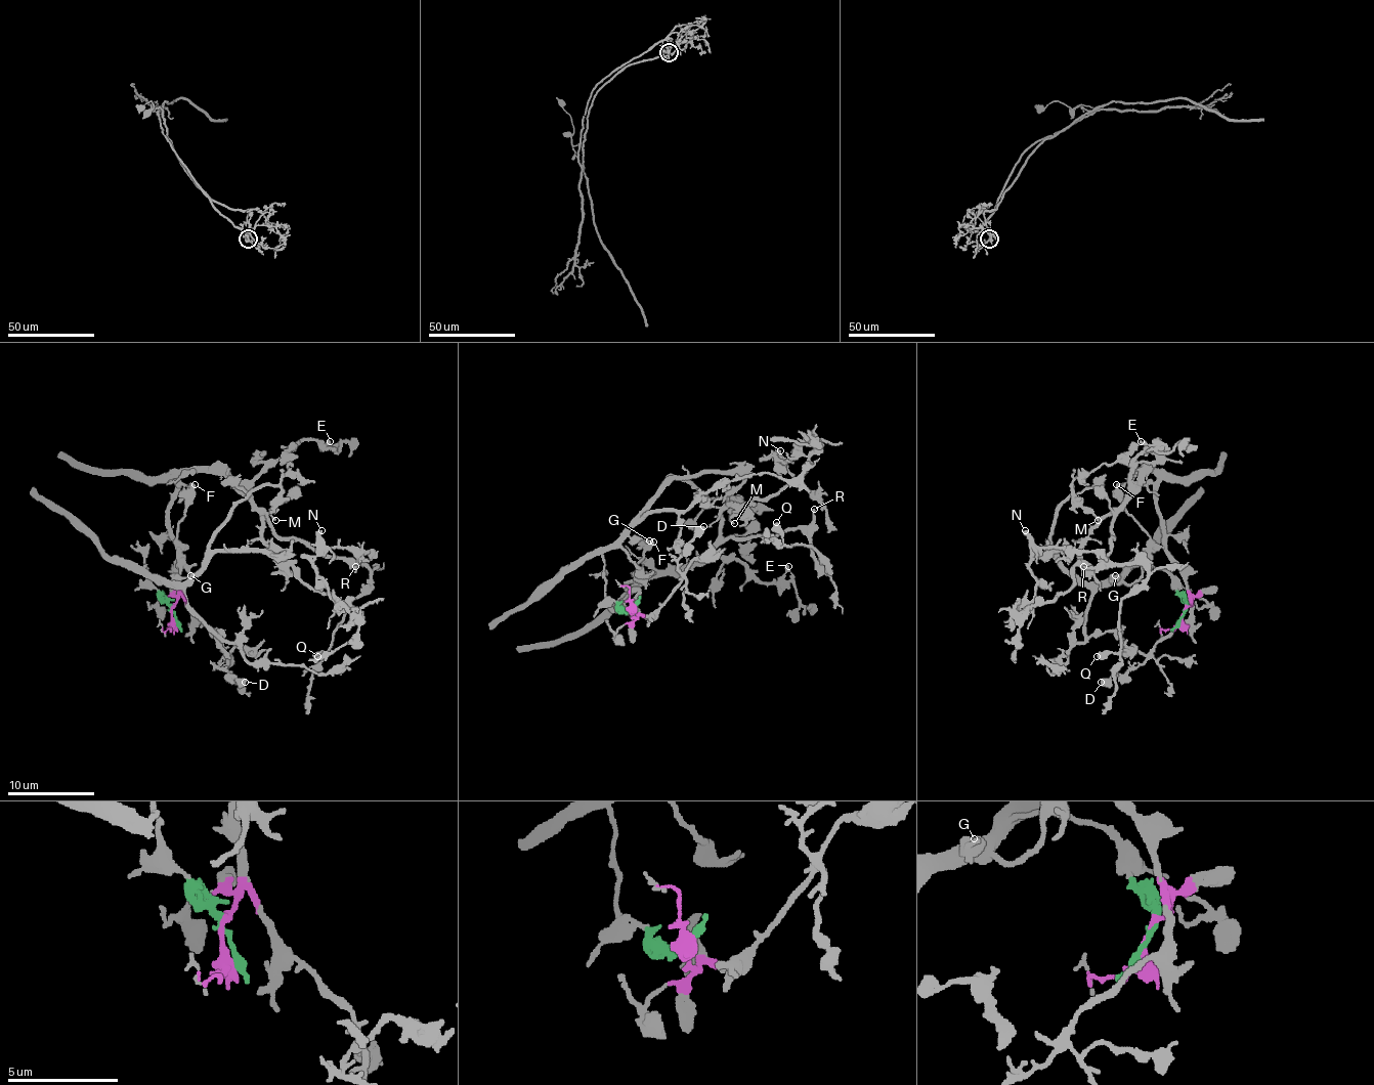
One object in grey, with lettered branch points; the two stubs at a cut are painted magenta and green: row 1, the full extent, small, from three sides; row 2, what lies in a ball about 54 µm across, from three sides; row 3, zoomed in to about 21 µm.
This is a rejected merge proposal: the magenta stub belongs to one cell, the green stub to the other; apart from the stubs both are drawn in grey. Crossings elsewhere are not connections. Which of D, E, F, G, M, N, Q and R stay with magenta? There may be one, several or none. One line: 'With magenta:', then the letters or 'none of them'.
With magenta: D, E, Q, R

